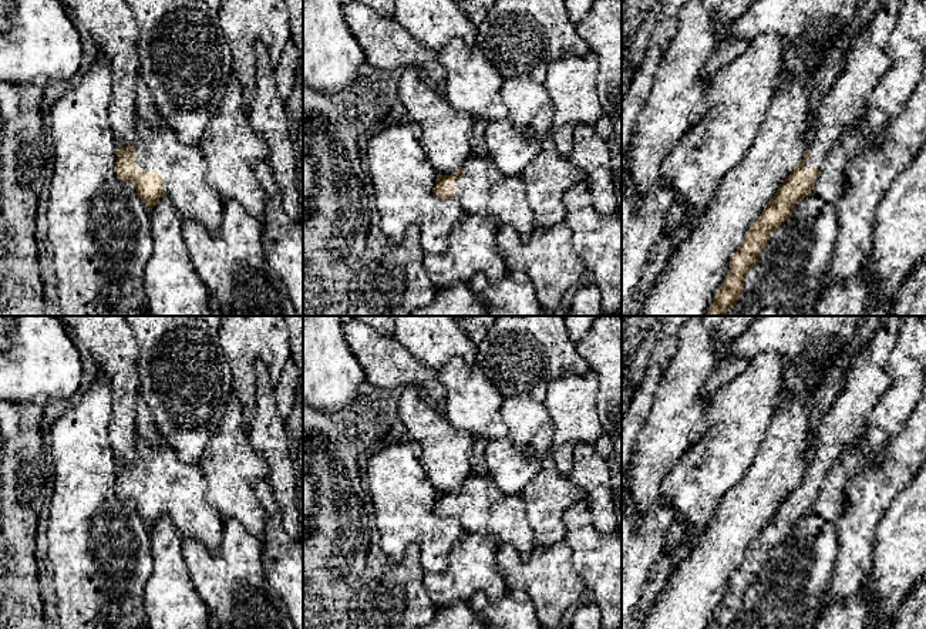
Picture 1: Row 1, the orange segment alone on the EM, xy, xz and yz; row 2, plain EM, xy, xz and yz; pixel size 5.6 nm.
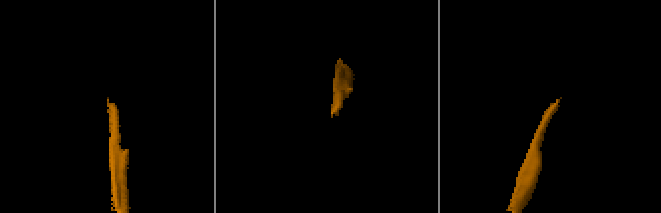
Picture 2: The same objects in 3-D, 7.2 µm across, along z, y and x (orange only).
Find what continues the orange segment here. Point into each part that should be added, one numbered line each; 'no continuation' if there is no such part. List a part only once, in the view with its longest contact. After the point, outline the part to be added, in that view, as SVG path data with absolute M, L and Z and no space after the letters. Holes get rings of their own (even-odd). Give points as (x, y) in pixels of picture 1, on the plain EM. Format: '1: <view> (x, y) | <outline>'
1: xy (158, 467) | M142 438L137 443L135 482L142 490L156 490L164 497L164 512L168 514L182 538L202 542L209 552L216 552L222 542L225 519L206 501L206 482L199 465L185 464L164 440L152 444Z

